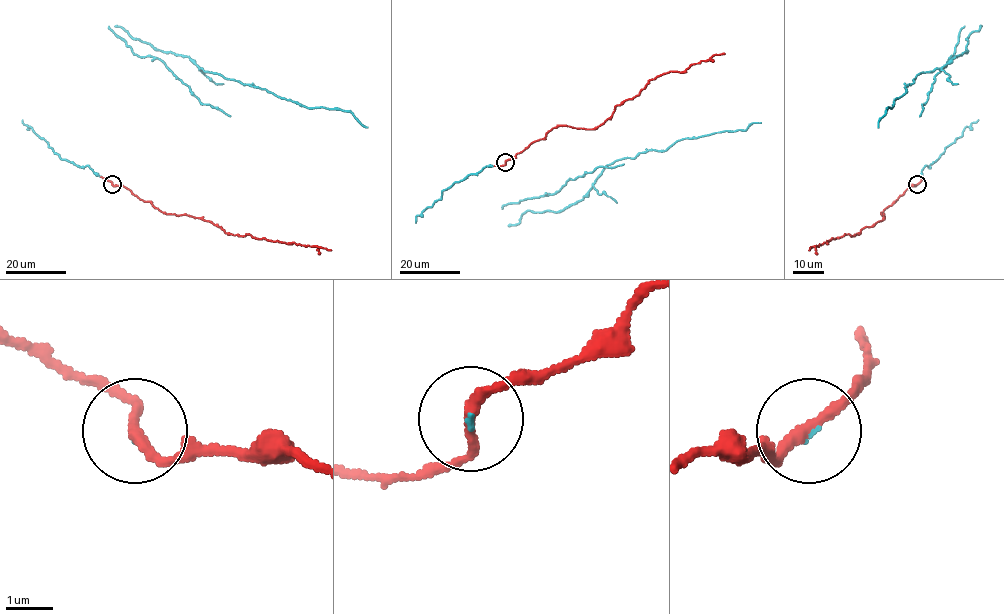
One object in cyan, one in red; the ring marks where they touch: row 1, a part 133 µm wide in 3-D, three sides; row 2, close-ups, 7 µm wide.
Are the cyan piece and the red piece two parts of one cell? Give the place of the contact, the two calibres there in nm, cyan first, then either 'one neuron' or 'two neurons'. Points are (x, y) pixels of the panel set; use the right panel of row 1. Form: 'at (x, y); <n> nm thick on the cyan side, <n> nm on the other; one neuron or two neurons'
at (917, 184); 50 nm thick on the cyan side, 240 nm on the other; one neuron

